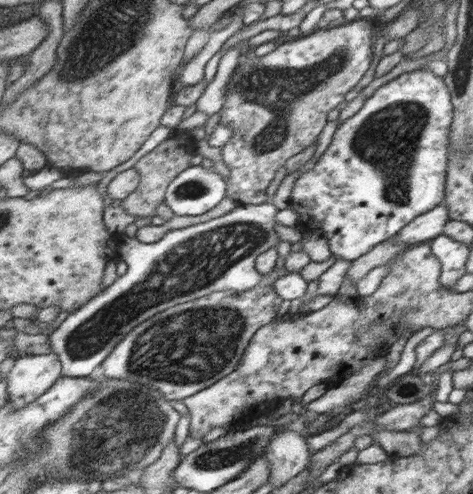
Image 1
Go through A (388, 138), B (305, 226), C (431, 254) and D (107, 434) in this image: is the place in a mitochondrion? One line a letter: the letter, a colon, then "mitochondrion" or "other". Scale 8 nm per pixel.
A: mitochondrion
B: other
C: other
D: mitochondrion

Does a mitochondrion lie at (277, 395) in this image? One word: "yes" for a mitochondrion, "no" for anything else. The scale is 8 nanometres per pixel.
no

